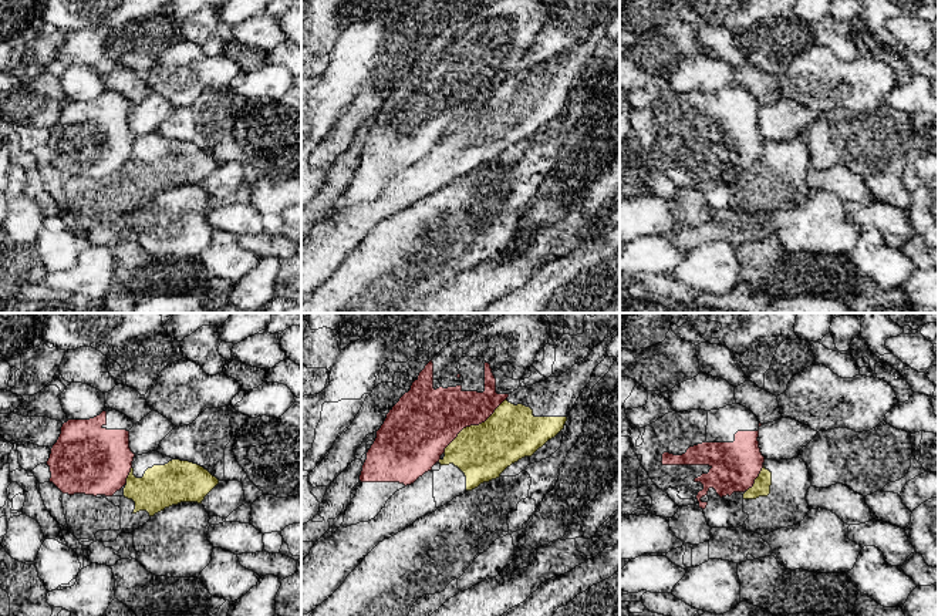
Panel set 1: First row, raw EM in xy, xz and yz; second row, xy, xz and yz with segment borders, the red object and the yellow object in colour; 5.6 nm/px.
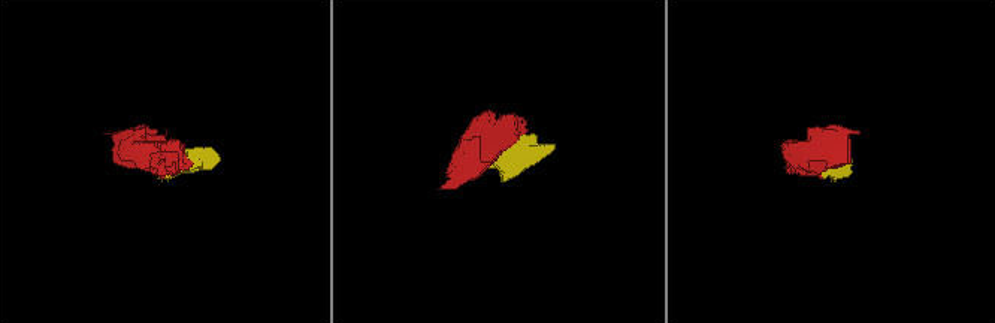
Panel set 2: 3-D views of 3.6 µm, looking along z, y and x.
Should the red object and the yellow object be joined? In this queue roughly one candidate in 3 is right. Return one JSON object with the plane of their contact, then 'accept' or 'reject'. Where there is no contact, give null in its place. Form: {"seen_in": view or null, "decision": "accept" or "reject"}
{"seen_in": "xz", "decision": "reject"}

